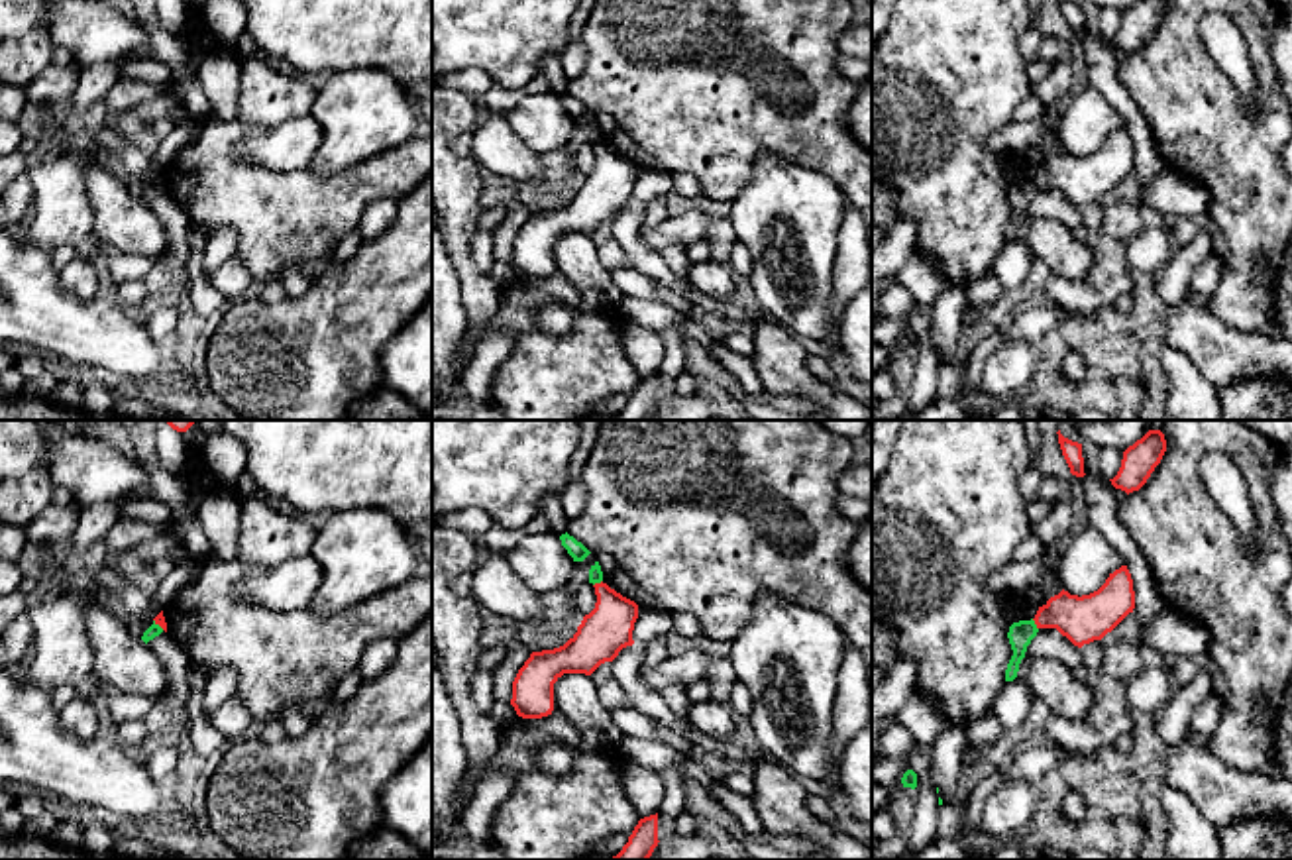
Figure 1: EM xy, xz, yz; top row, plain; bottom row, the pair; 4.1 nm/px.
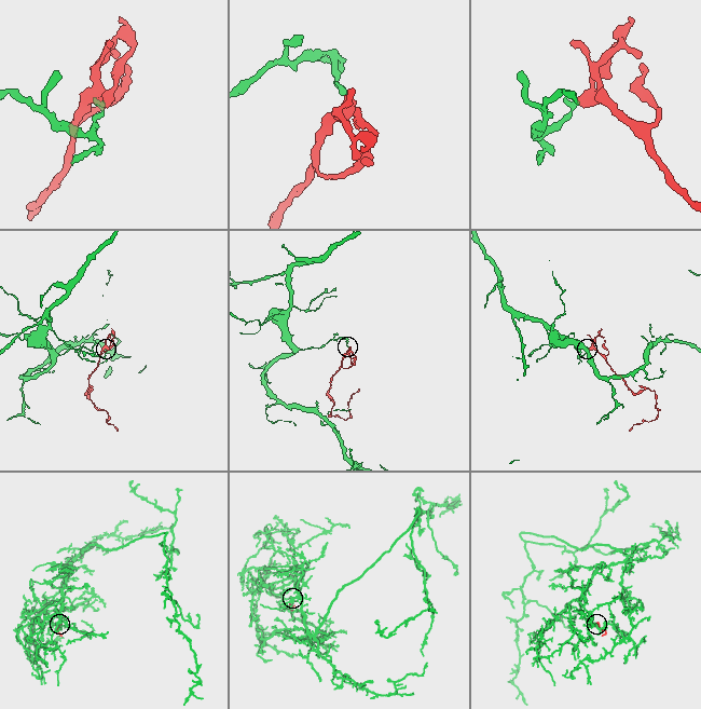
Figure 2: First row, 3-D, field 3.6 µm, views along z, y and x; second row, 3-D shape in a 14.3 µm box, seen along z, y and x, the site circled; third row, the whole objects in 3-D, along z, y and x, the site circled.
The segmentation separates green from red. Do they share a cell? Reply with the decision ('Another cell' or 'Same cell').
Another cell

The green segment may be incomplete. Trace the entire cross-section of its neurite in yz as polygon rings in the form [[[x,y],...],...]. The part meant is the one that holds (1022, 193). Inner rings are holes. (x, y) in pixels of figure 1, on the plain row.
[[[1019,181],[1009,187],[1007,198],[1013,210],[1013,216],[1005,230],[1005,242],[1013,242],[1019,232],[1019,224],[1025,218],[1027,206],[1037,196],[1039,188],[1035,181]]]

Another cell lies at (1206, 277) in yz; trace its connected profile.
[[[1211,253],[1192,275],[1190,289],[1211,298],[1221,277],[1221,255]]]

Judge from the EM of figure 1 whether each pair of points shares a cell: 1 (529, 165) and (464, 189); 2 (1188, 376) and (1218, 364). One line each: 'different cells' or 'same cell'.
1: different cells
2: different cells

